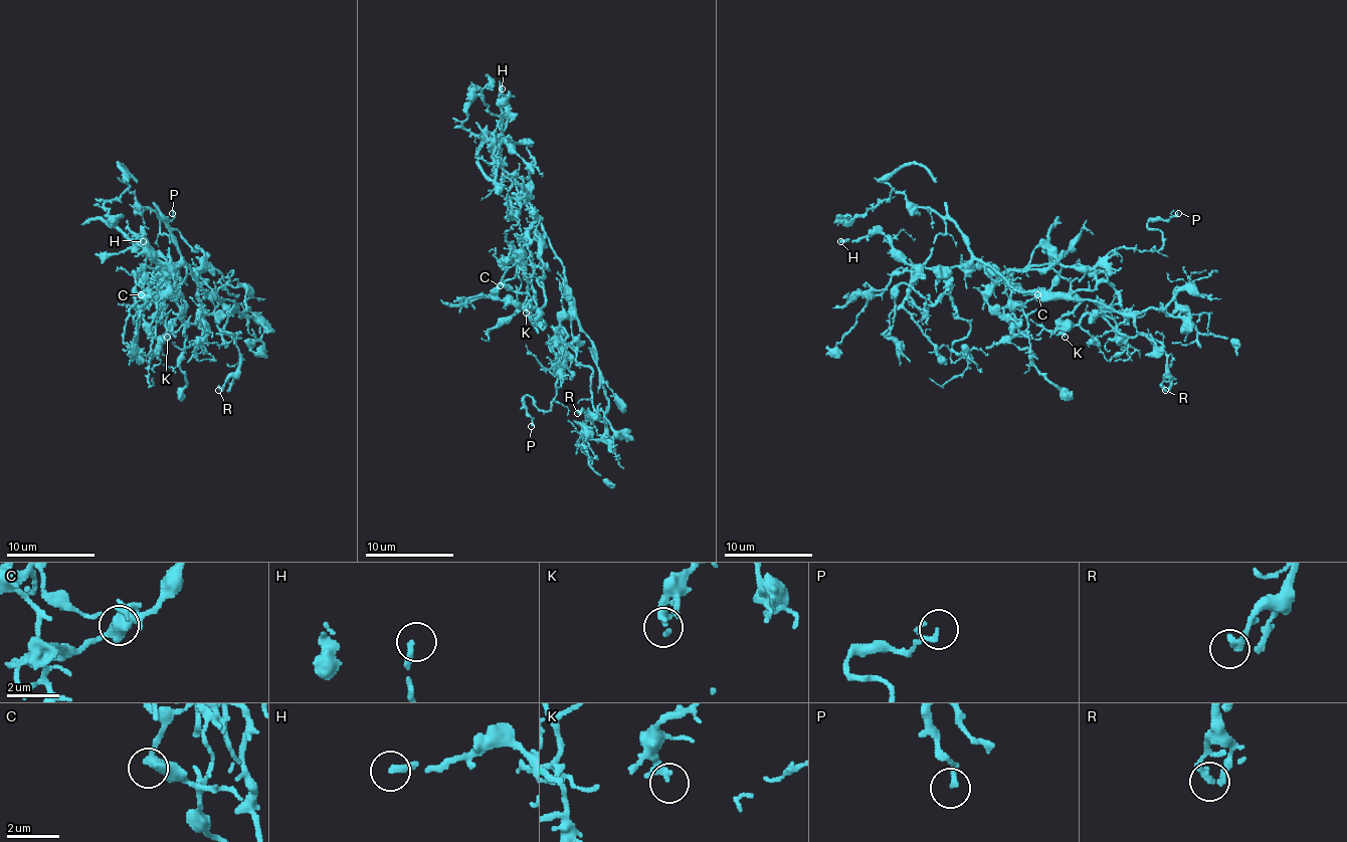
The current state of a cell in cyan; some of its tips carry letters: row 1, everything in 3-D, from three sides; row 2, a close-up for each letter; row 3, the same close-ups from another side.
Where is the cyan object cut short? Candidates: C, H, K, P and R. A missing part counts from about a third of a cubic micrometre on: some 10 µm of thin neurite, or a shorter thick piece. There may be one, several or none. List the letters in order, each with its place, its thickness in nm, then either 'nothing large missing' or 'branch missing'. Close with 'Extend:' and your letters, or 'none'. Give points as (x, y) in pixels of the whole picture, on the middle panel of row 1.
C: (500, 285) | 420 nm | nothing large missing
H: (502, 88) | 240 nm | branch missing
K: (526, 312) | 320 nm | nothing large missing
P: (531, 426) | 120 nm | nothing large missing
R: (577, 413) | 280 nm | nothing large missing
Extend: H

